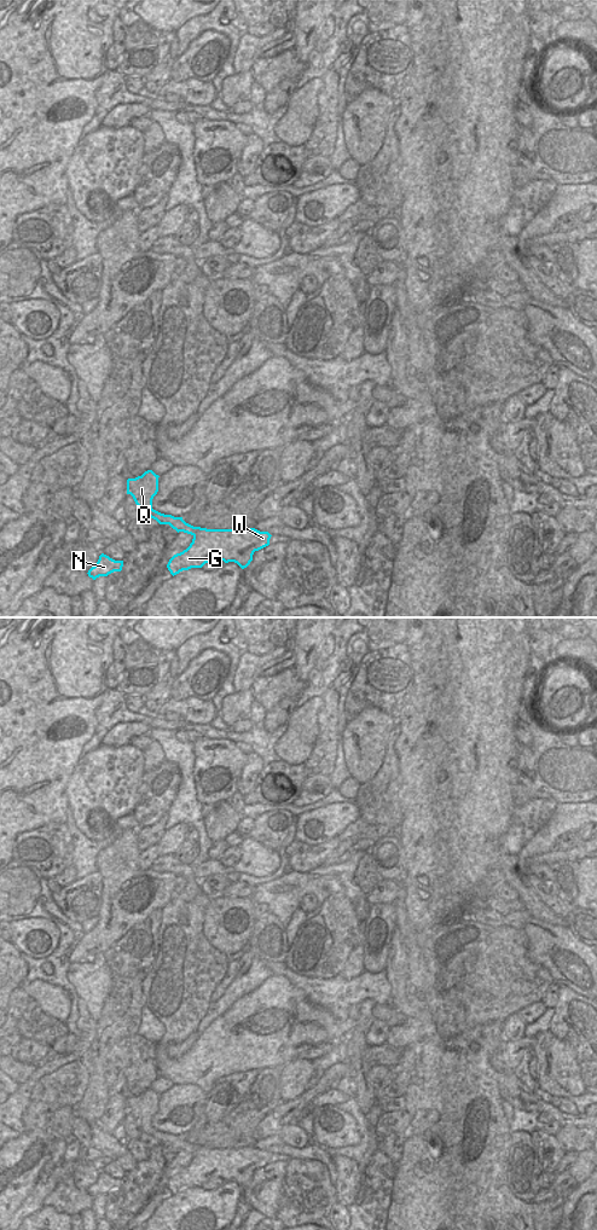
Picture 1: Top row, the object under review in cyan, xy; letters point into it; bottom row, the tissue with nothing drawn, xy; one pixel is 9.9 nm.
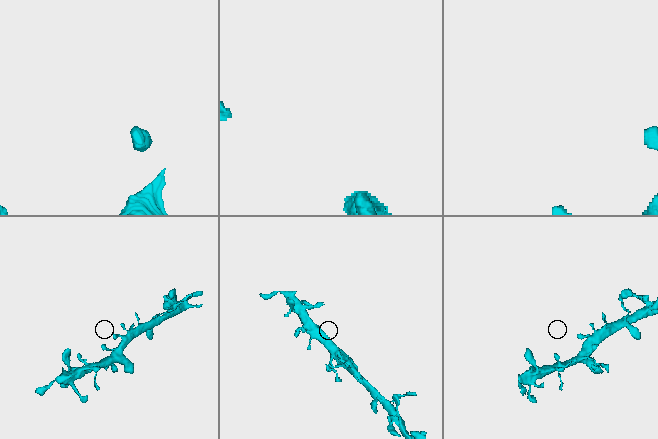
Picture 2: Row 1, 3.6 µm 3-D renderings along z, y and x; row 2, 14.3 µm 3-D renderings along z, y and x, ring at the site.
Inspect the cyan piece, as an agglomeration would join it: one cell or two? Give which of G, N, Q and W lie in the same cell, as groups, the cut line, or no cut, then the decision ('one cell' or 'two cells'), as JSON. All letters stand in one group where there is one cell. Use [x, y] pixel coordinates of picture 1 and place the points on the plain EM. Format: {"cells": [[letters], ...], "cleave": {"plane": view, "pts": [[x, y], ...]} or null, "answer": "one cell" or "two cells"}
{"cells": [["G", "N", "Q", "W"]], "cleave": null, "answer": "one cell"}

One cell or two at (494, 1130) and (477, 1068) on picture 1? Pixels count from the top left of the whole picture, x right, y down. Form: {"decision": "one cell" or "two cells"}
{"decision": "one cell"}

